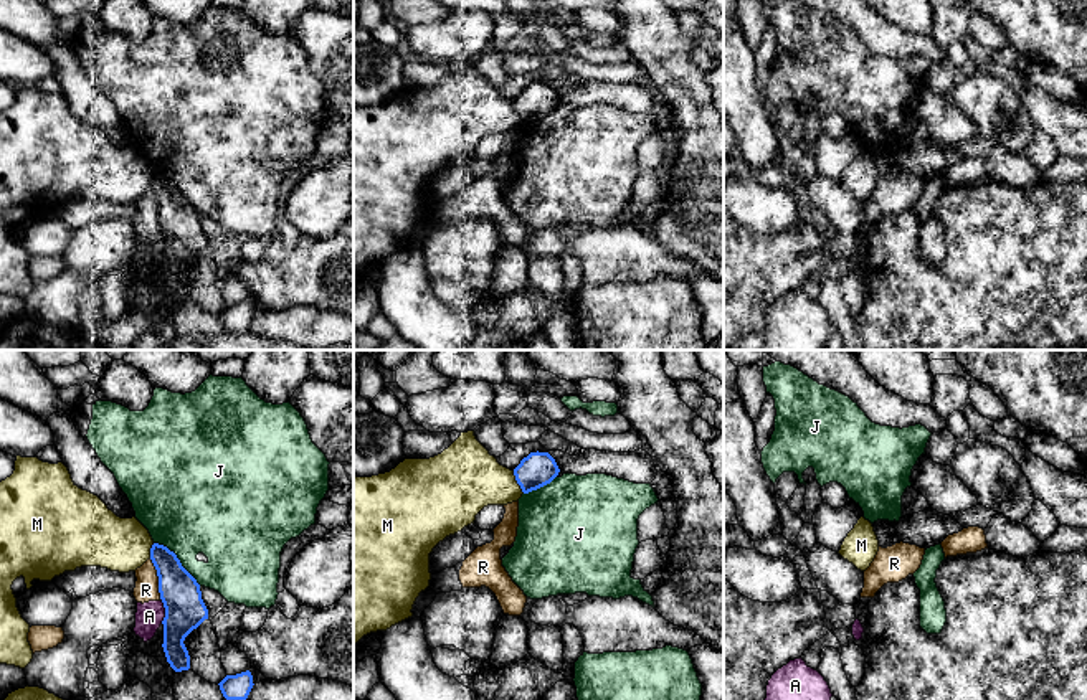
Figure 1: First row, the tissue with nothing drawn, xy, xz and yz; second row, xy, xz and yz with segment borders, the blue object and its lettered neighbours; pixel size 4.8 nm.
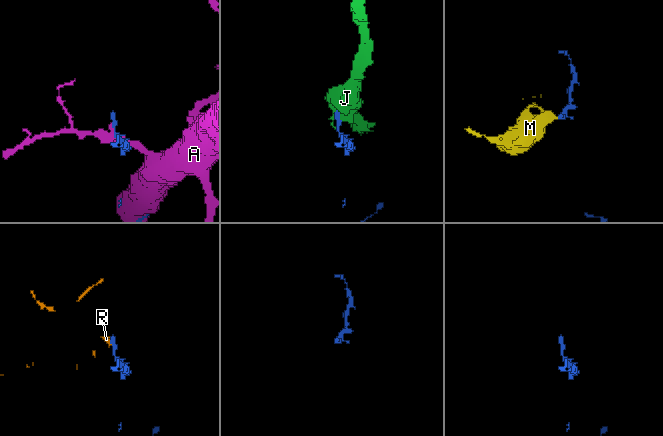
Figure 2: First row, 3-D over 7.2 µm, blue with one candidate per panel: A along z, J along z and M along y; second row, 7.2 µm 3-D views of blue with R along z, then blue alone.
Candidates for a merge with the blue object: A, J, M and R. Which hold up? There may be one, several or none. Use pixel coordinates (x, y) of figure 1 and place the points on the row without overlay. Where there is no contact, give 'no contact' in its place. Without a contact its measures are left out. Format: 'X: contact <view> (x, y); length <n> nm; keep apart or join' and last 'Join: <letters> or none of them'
A: contact xy (166, 241); length 130 nm; keep apart
J: contact xy (179, 190); length 320 nm; keep apart
M: contact xz (517, 113); length 130 nm; keep apart
R: contact xy (159, 208); length 200 nm; keep apart
Join: none of them

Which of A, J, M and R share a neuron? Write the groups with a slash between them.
A R / J / M

